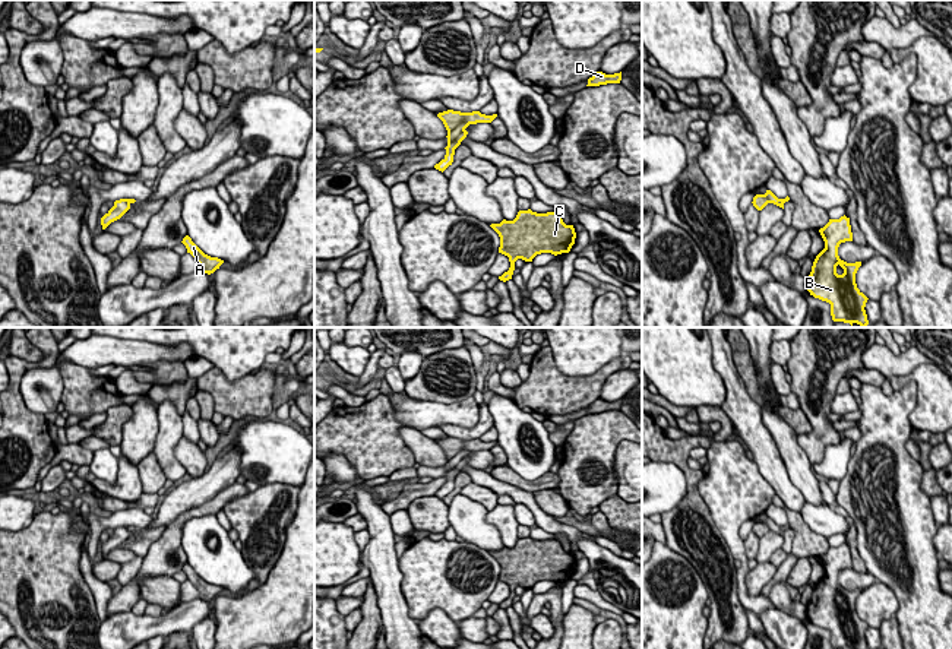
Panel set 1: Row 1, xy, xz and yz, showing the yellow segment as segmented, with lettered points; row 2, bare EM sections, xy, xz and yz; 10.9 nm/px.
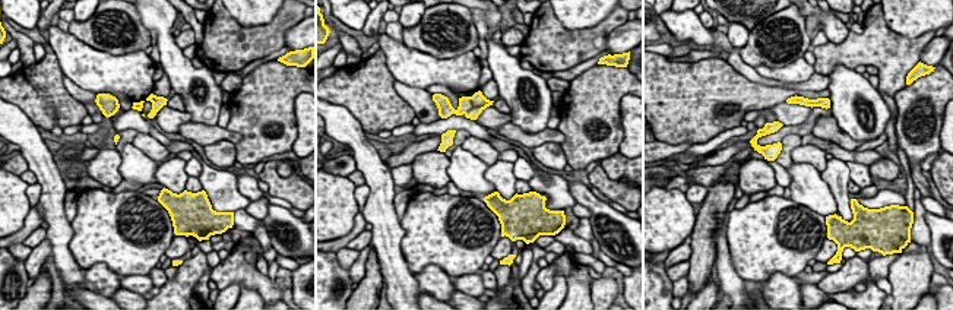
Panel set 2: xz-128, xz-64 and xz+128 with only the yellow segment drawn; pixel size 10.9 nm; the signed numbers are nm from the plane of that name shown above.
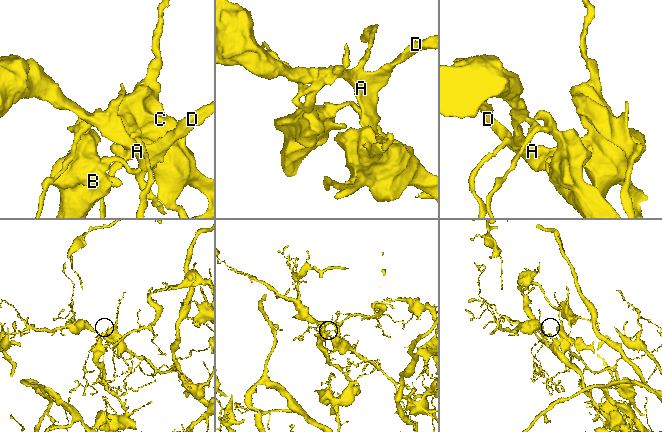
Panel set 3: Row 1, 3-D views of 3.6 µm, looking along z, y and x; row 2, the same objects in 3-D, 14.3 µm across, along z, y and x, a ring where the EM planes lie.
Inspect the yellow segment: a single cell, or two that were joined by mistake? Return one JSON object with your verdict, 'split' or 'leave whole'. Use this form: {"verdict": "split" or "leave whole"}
{"verdict": "split"}

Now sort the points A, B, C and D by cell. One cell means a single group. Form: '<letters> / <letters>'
A C D / B

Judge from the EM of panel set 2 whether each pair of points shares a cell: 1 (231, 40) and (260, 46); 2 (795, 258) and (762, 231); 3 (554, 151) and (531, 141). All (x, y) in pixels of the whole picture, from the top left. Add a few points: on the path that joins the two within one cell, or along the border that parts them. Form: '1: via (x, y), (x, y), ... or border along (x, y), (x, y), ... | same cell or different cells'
1: via (238, 44), (253, 44) | same cell
2: via (787, 250), (771, 237) | same cell
3: border along (559, 142), (544, 142), (531, 148) | different cells

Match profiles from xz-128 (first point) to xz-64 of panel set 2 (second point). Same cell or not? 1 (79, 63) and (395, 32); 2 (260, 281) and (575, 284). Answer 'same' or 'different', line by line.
1: different
2: different

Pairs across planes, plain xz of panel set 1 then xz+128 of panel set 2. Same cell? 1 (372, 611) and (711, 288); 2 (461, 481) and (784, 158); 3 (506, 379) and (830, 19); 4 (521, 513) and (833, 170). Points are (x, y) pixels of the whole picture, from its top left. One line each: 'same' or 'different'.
1: different
2: same
3: same
4: different

